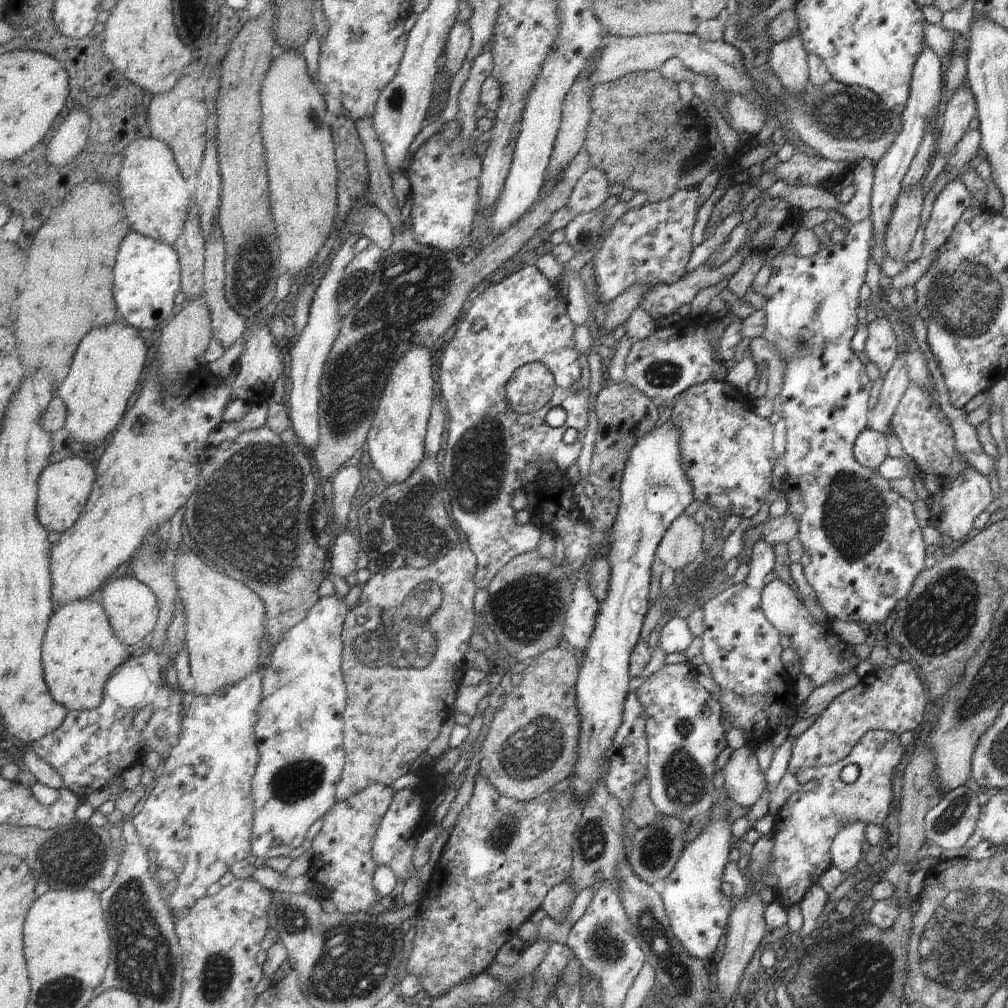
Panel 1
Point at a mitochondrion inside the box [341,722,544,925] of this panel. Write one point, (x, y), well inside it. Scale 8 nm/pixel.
(503, 832)

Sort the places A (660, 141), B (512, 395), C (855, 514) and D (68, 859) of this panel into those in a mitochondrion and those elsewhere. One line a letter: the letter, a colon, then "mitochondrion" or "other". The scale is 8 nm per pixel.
A: mitochondrion
B: mitochondrion
C: mitochondrion
D: mitochondrion

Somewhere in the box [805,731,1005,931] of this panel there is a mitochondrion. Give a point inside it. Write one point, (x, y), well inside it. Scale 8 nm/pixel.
(949, 819)

